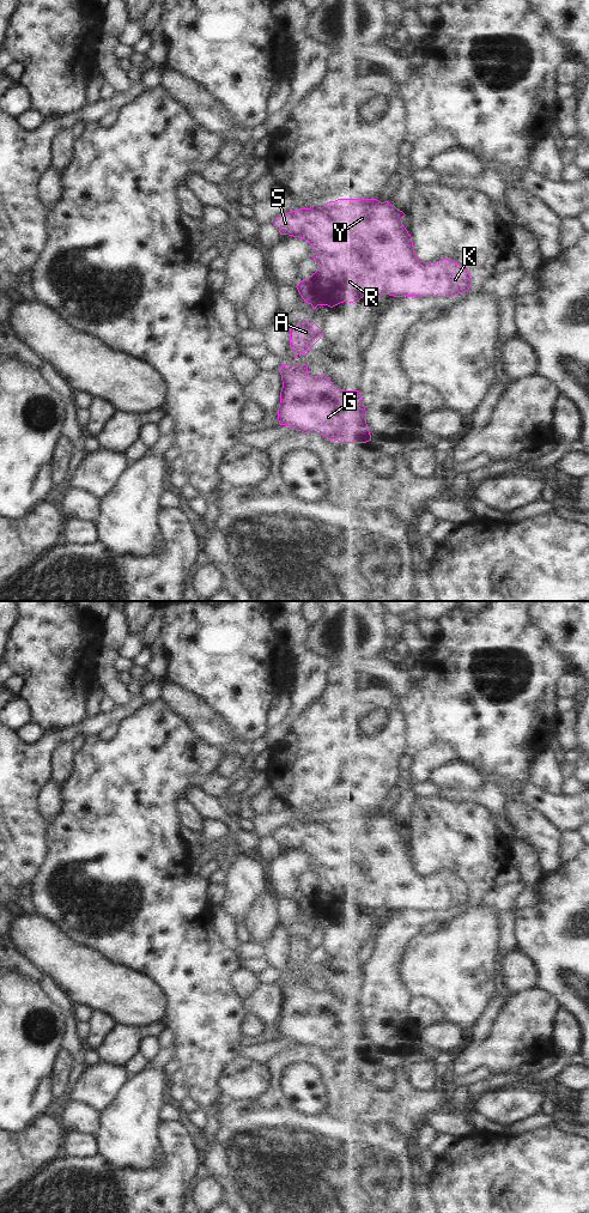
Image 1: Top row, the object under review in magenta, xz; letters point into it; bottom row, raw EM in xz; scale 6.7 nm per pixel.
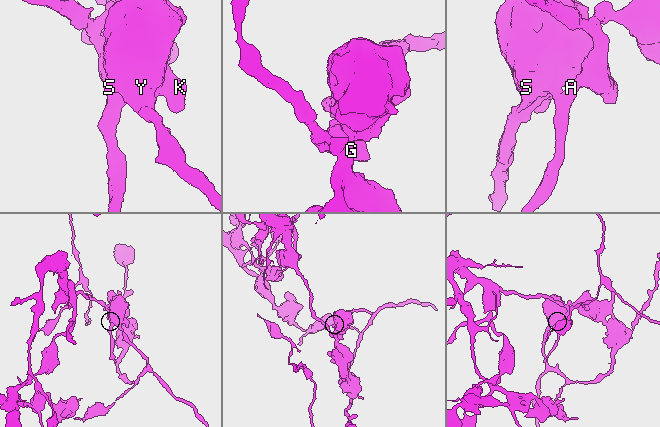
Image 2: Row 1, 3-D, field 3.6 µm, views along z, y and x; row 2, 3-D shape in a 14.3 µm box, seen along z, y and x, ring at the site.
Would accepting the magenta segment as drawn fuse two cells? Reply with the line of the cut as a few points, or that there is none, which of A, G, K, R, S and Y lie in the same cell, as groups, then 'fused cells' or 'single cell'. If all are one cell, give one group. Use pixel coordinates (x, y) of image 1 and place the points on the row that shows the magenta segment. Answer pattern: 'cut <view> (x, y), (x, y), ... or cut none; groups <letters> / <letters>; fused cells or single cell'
cut xz (308, 277), (314, 293), (314, 302), (311, 304); groups A G / K R S Y; fused cells

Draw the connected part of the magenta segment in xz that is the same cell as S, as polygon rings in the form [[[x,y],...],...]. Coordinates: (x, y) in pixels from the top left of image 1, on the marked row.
[[[338,199],[310,208],[281,213],[272,223],[280,235],[308,241],[317,271],[308,277],[315,293],[311,304],[330,308],[344,303],[359,302],[363,297],[451,297],[469,290],[469,272],[447,257],[435,262],[420,261],[412,237],[402,224],[406,214],[389,201],[377,199]]]

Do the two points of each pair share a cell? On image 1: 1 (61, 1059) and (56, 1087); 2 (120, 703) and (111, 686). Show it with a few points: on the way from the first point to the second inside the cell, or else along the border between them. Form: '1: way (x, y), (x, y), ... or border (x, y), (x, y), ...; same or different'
1: way (61, 1066), (60, 1080); same
2: way (120, 699), (115, 690); same

